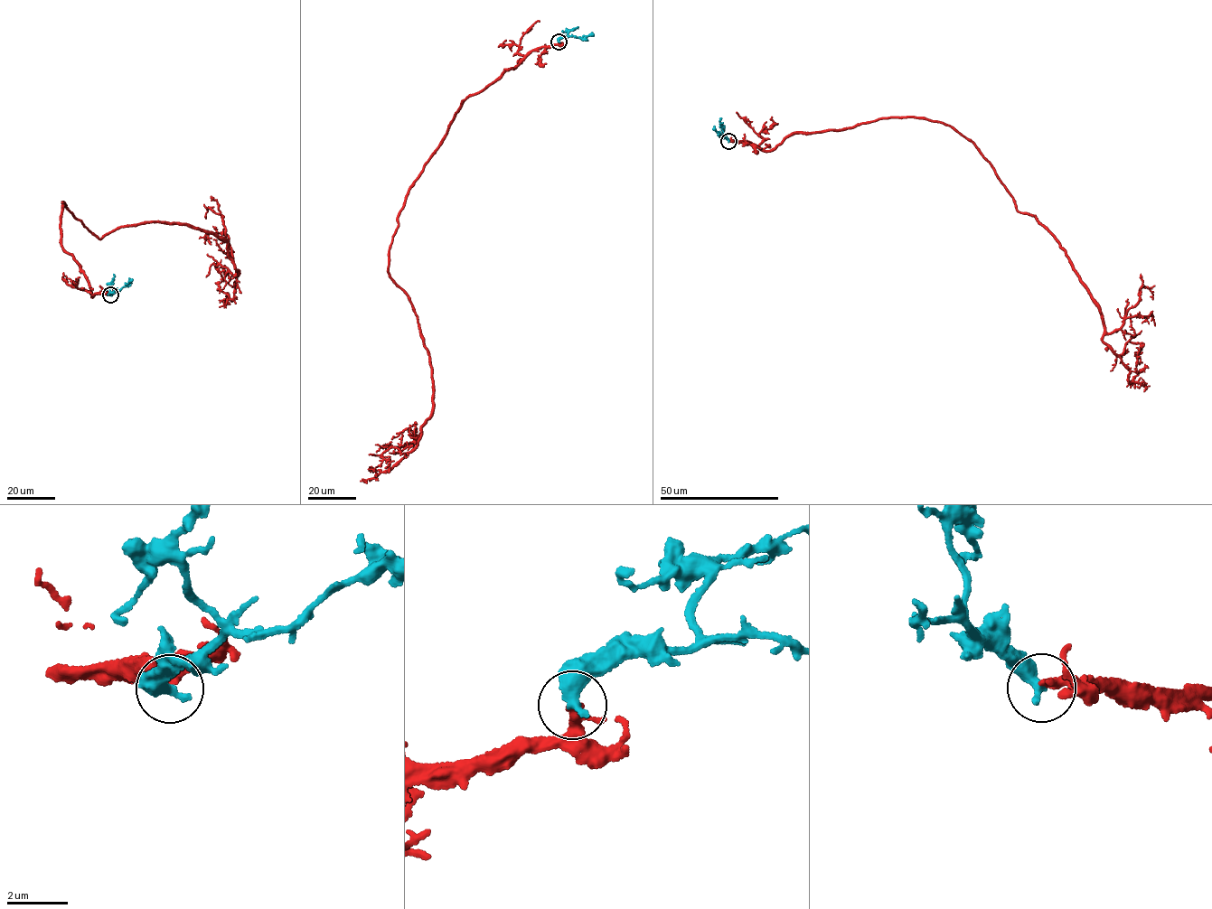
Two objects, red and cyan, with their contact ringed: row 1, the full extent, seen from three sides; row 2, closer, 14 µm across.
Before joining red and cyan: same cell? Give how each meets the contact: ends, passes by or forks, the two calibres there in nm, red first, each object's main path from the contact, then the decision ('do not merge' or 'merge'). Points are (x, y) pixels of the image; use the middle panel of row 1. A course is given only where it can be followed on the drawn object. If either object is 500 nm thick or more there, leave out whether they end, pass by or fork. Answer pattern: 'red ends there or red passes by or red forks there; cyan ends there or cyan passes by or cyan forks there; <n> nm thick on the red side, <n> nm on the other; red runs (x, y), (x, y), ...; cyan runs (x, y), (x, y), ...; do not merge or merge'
red ends there; cyan ends there; 360 nm thick on the red side, 480 nm on the other; red runs (559, 42), (465, 100), (400, 211), (388, 273), (416, 316), (433, 406), (415, 447), (381, 455), (386, 468); cyan runs (559, 42), (569, 36), (584, 38), (592, 32); merge

